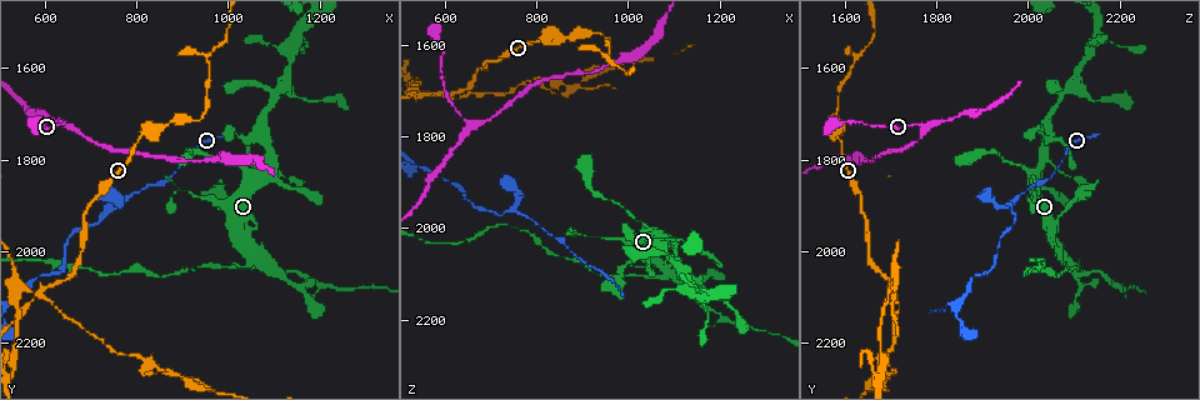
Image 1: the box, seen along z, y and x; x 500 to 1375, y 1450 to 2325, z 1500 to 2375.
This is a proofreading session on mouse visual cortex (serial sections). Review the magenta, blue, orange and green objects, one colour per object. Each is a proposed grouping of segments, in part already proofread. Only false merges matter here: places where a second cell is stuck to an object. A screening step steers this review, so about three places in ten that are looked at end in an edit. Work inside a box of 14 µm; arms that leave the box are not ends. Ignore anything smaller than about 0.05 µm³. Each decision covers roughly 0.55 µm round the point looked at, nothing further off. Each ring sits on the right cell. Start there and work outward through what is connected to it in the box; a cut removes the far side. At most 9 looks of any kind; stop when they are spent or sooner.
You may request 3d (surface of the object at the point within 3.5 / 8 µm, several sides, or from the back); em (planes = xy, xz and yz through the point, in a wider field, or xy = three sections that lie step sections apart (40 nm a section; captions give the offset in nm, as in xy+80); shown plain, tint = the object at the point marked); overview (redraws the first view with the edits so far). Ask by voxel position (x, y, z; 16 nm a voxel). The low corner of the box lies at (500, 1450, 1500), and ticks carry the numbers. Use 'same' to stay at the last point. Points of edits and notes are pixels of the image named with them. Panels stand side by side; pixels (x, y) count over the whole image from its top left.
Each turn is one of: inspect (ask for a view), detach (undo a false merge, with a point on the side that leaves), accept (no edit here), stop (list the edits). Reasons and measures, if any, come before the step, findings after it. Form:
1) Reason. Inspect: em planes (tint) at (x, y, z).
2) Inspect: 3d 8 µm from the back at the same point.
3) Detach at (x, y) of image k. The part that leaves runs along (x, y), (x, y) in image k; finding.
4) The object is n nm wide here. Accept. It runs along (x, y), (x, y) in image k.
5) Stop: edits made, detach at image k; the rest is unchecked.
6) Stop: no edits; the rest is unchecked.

Sudden change in width. Inspect: 3d 3.5 µm at (1035, 1825, 2000).

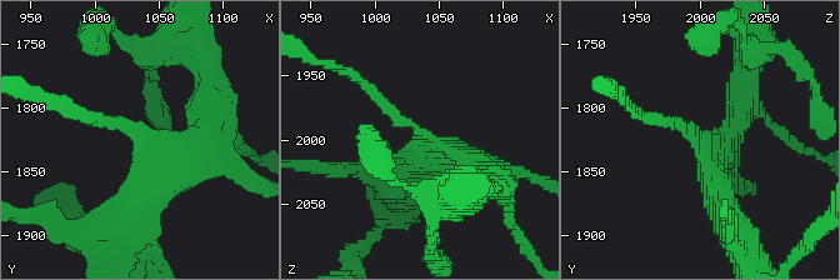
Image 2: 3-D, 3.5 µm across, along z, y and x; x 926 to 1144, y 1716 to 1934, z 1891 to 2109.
The arms are 150, 400 nm wide; need the tissue. Inspect: em xy step 3 (tint) at (1040, 1826, 1996).

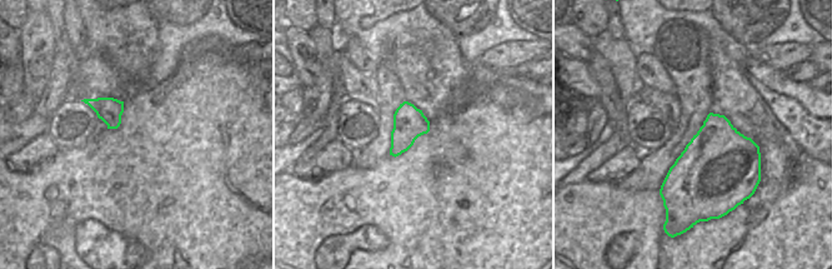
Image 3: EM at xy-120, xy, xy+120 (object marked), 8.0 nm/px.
Inspect: em xy step 5 (tint) at the same point.

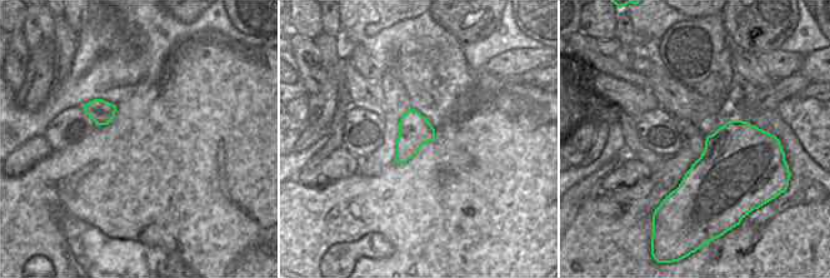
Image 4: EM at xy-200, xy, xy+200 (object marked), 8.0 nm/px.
Accept. It runs along (720, 199), (689, 130), (644, 119) in image 2; one cell here.

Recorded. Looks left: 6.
Thin arm on a thick one. Inspect: 3d 8 µm from the back at (1085, 2035, 2105).

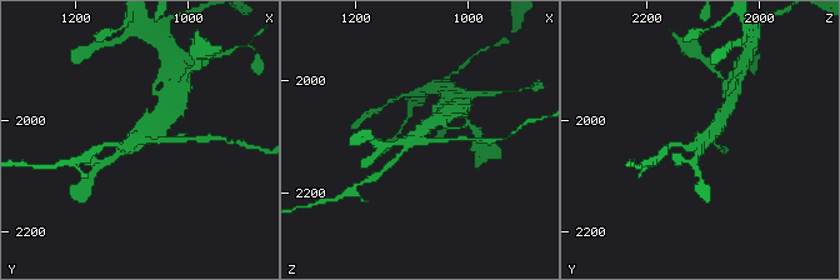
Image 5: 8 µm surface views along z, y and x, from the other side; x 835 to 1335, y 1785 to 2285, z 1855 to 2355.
Inspect: 3d 3.5 µm at (1090, 2030, 2105).

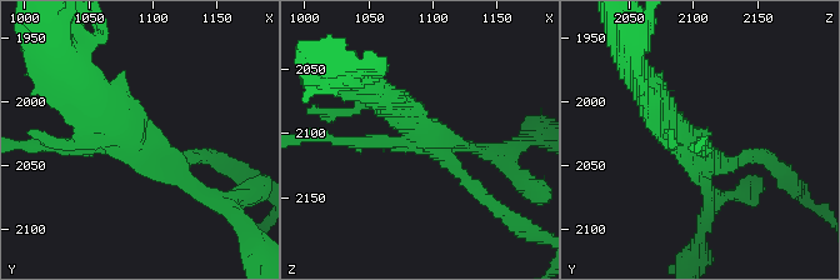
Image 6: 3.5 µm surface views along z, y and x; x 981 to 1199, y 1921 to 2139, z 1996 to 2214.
4 arms meet here; the arms are 150, 150, 200, 400 nm wide; shape alone is not enough. Inspect: em xy step 2 (tint) at (1088, 2032, 2100).

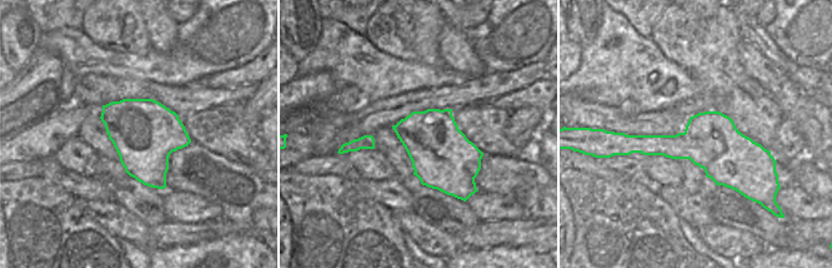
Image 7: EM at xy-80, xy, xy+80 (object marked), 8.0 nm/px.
Detach at (356, 143) of image 6. Two cells meet here.

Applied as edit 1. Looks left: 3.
Inspect: overview.

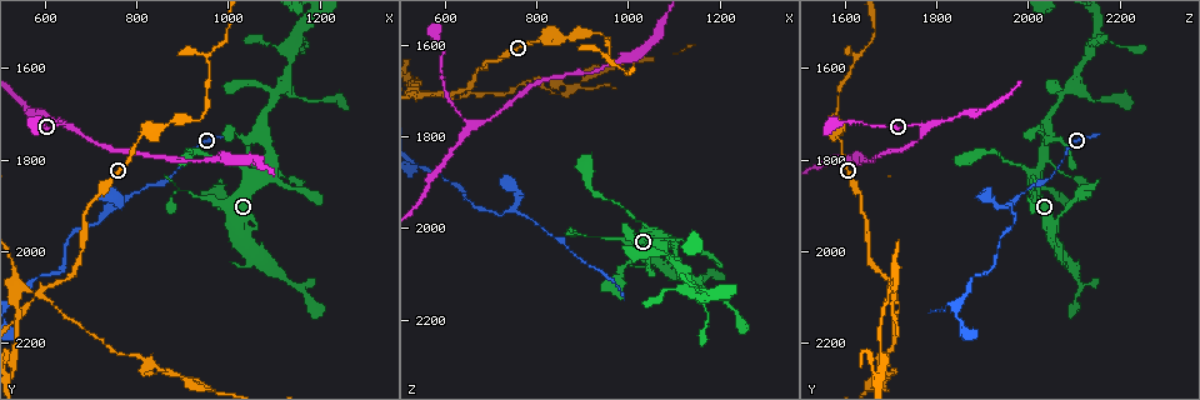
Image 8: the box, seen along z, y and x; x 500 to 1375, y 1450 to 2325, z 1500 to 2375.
Sudden change in width. Inspect: 3d 3.5 µm at (805, 1750, 1585).

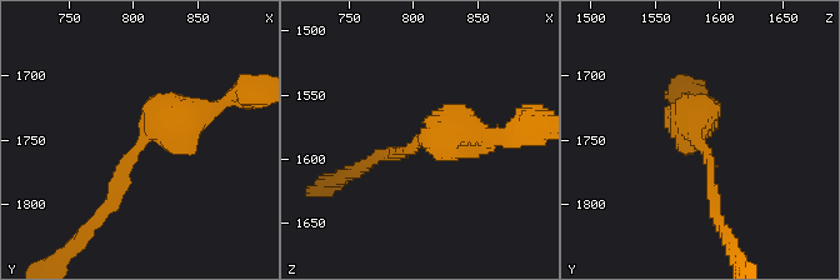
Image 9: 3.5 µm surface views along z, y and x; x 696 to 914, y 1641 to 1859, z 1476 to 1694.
The arms are 150, 350 nm wide; now the EM. Inspect: em xy step 5 (tint) at (810, 1746, 1580).

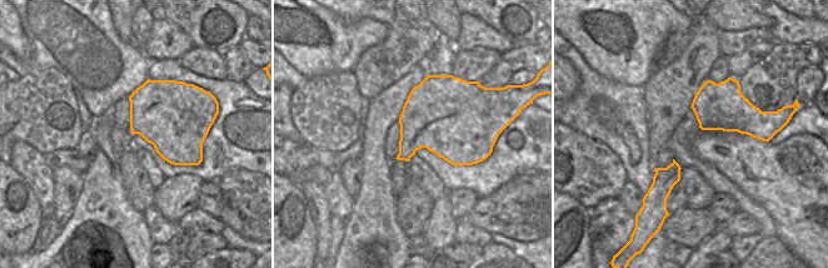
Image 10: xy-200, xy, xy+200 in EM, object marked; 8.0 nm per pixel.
Accept. All the same cell.

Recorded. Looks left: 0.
Stop: edits made, detach at image 6; the rest is unchecked.

